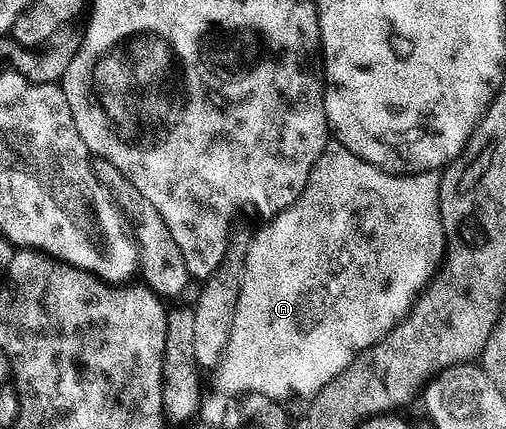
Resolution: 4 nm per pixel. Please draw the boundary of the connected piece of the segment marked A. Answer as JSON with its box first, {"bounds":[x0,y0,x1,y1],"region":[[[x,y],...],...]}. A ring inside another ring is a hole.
{"bounds":[216,140,446,402],"region":[[[331,140],[316,159],[312,167],[312,175],[308,175],[308,183],[304,191],[284,211],[269,218],[262,230],[255,232],[250,249],[246,253],[244,267],[244,283],[240,287],[240,299],[236,303],[236,315],[232,319],[232,327],[228,335],[226,349],[216,362],[218,369],[218,389],[226,395],[241,395],[243,393],[259,393],[273,397],[275,401],[285,402],[285,397],[303,397],[309,399],[319,393],[356,355],[360,355],[368,347],[372,347],[401,324],[410,314],[419,294],[434,280],[444,260],[446,251],[446,236],[440,219],[438,206],[438,178],[437,172],[432,173],[385,173],[380,167],[352,155],[336,140]]]}

